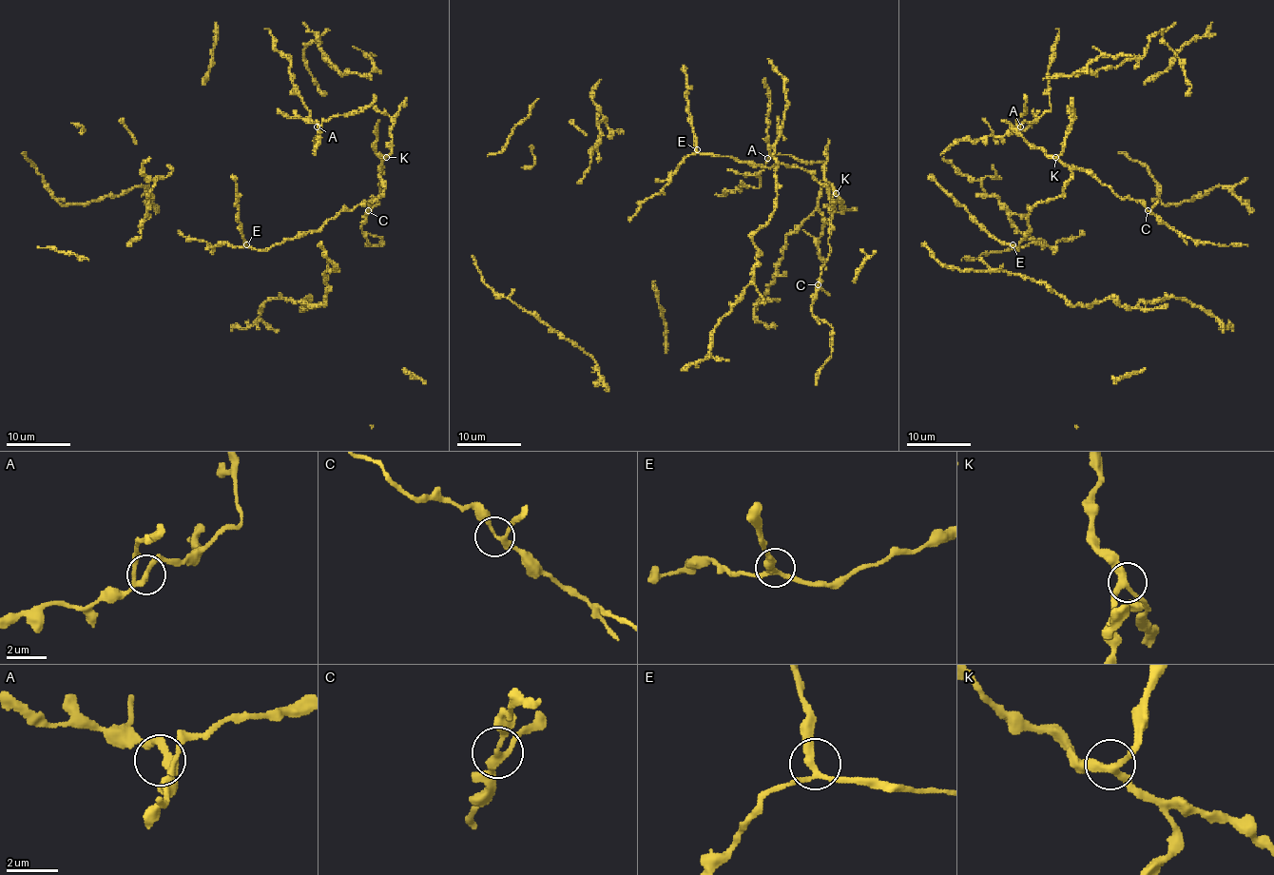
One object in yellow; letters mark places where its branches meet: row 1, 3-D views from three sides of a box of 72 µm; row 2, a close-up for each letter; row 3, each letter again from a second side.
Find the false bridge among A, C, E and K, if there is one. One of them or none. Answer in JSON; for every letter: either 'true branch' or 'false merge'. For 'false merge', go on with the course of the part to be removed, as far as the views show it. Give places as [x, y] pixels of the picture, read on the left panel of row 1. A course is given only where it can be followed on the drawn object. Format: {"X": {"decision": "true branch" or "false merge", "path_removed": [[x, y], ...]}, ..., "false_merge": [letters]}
{"A": {"decision": "true branch"}, "C": {"decision": "true branch"}, "E": {"decision": "true branch"}, "K": {"decision": "true branch"}, "false_merge": []}

